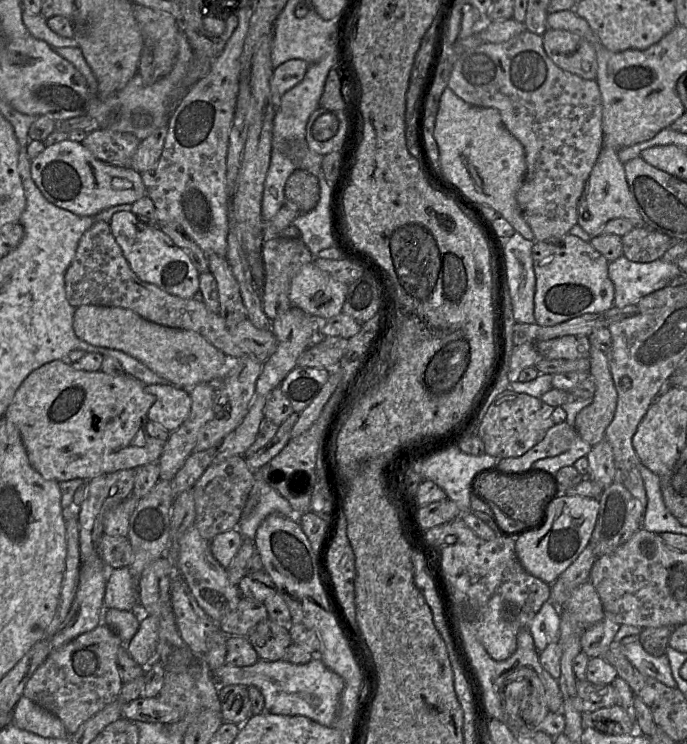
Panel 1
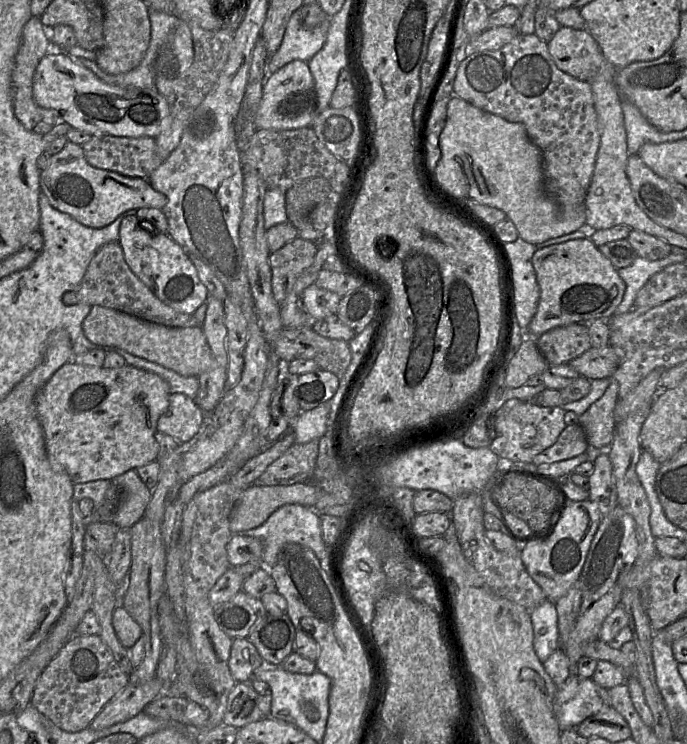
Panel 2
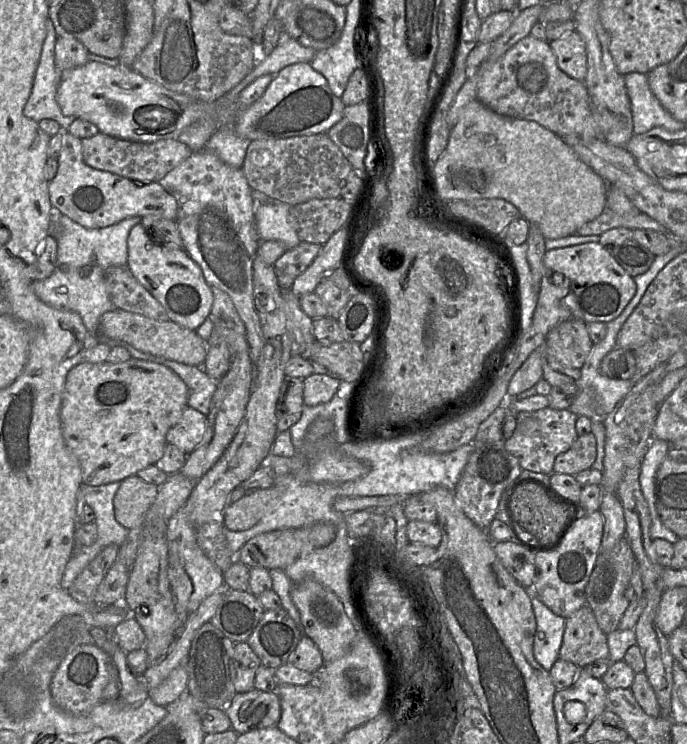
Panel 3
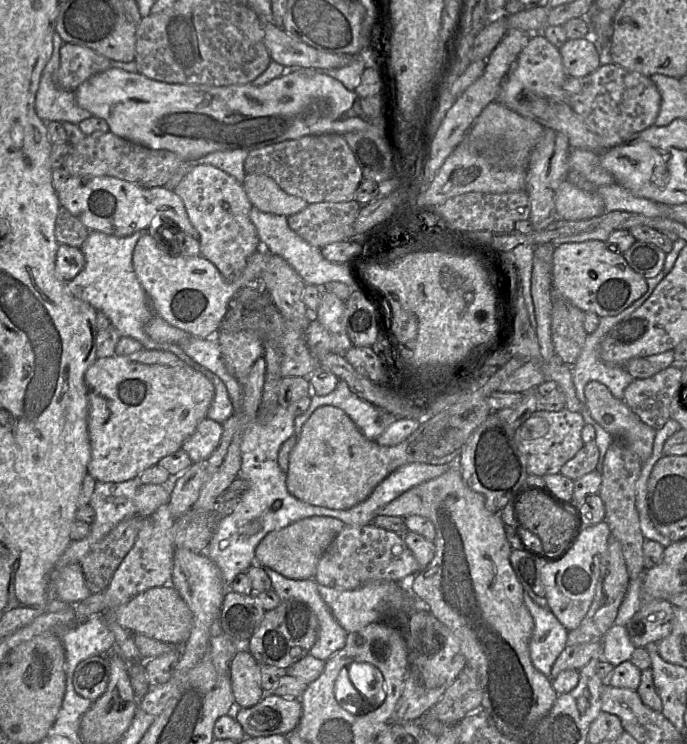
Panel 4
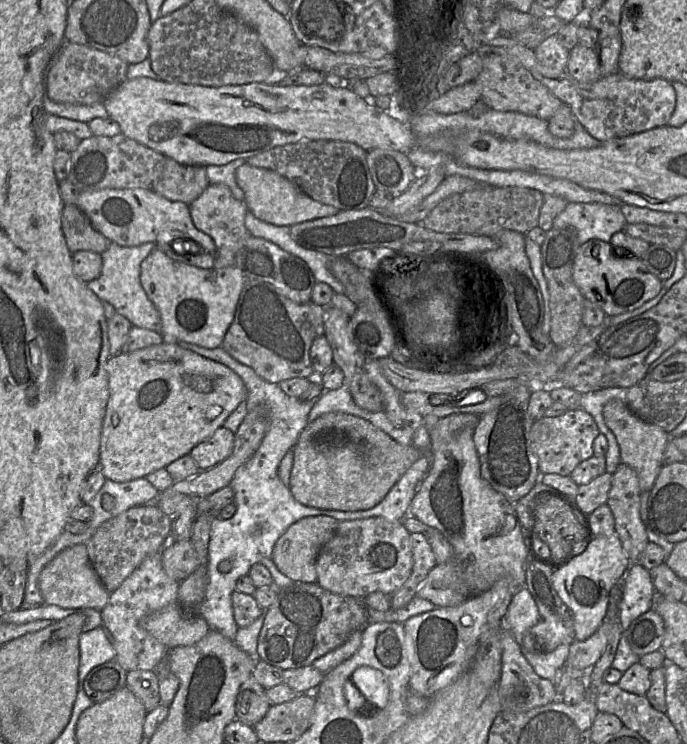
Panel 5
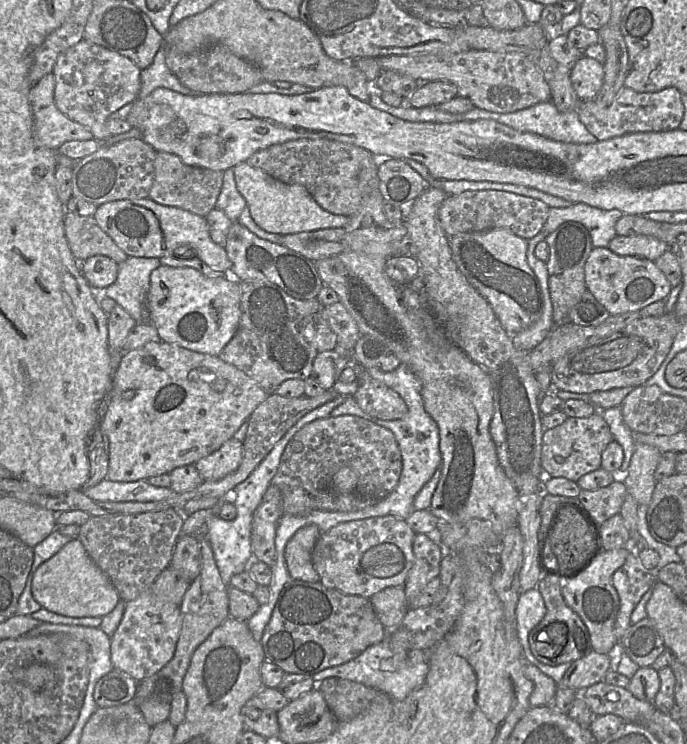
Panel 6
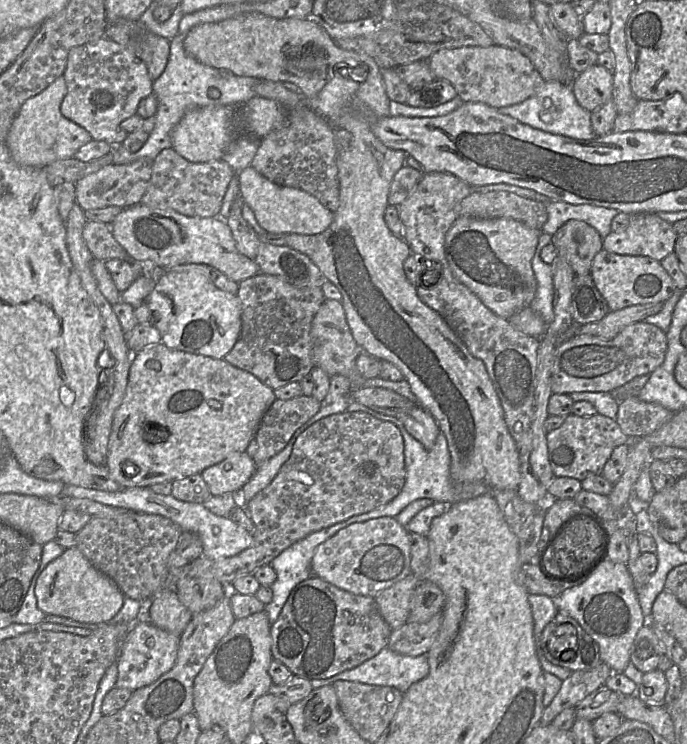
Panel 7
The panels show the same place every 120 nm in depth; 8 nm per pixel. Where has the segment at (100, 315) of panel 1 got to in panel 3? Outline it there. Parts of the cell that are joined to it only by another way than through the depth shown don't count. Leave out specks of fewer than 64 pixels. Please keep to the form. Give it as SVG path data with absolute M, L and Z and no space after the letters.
M114 309L101 316L99 333L110 339L126 342L139 351L190 366L203 367L207 356L207 341L196 331L184 328L171 320L157 321L137 313Z

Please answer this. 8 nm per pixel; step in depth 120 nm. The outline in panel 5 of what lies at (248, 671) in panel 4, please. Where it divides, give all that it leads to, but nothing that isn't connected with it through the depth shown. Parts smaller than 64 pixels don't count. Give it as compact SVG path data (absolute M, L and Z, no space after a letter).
M251 676L239 689L235 703L236 719L254 727L265 717L271 705L266 689Z

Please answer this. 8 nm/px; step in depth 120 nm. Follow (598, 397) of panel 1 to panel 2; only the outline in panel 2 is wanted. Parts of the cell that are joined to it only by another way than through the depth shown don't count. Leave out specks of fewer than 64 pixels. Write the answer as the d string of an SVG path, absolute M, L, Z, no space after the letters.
M612 379L605 393L579 416L578 424L584 429L590 447L607 450L614 431L614 408L618 400L619 384Z

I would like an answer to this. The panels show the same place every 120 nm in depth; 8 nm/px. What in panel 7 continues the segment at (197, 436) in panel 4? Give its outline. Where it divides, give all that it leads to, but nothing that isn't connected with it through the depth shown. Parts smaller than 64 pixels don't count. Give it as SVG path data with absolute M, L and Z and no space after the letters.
M247 452L231 453L222 462L201 472L212 496L237 493L255 474L257 467Z

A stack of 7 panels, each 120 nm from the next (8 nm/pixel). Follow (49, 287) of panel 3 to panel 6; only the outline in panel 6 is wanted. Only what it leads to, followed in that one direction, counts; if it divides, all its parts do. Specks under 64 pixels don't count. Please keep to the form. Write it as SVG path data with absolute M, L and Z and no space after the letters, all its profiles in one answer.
M128 257L118 263L118 276L112 285L93 290L115 300L137 323L143 323L143 302L148 299L150 275L161 265L158 258Z

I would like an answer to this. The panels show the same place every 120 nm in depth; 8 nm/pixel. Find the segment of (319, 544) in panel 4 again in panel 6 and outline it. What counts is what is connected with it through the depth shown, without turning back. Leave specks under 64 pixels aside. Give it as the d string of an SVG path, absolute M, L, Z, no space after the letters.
M316 525L298 529L285 546L284 557L291 579L318 582L319 575L312 564L312 551L321 536Z

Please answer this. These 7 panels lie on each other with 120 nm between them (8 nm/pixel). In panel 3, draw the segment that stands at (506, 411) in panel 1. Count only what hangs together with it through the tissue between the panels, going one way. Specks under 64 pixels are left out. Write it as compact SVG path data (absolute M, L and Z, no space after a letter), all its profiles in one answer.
M549 406L534 411L516 414L516 428L510 438L504 441L505 449L515 456L522 469L551 475L556 457L568 451L578 437L575 424L578 415L568 409L556 410Z

